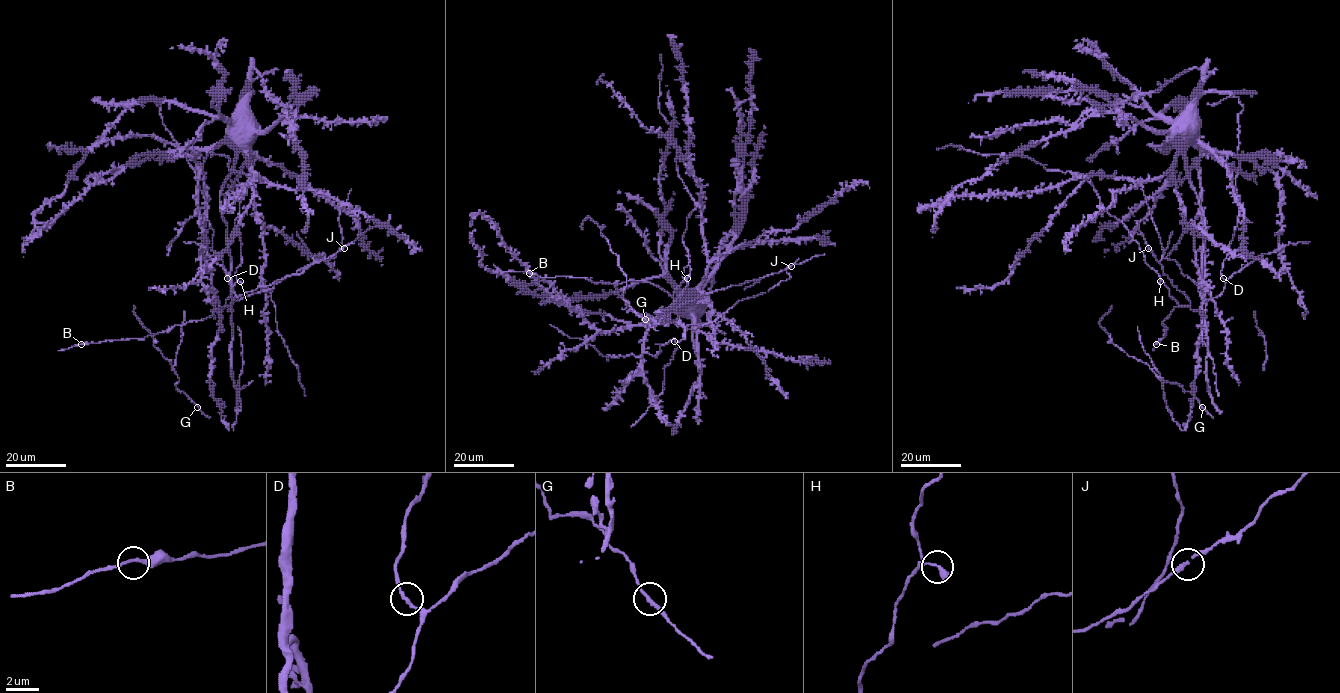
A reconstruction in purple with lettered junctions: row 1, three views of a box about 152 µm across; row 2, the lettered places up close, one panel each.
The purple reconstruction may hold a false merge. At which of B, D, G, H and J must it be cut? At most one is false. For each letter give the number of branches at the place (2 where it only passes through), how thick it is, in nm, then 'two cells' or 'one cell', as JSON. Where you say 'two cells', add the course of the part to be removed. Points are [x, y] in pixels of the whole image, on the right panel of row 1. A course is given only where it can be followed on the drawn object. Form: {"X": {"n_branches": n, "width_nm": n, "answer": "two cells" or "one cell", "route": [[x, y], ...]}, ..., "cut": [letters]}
{"B": {"n_branches": 2, "width_nm": 190, "answer": "one cell"}, "D": {"n_branches": 2, "width_nm": 200, "answer": "one cell"}, "G": {"n_branches": 2, "width_nm": 200, "answer": "one cell"}, "H": {"n_branches": 2, "width_nm": 240, "answer": "one cell"}, "J": {"n_branches": 2, "width_nm": 240, "answer": "one cell"}, "cut": []}

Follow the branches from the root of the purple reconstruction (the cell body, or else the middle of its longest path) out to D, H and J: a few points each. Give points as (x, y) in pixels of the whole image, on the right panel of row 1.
D: (1177, 130), (1176, 142), (1184, 154), (1188, 178), (1204, 218), (1204, 301), (1221, 294), (1223, 278)
H: (1177, 130), (1176, 142), (1184, 154), (1188, 178), (1204, 218), (1202, 305), (1195, 311), (1180, 305), (1160, 281)
J: (1177, 130), (1176, 142), (1204, 218), (1197, 310), (1191, 308), (1148, 247)

